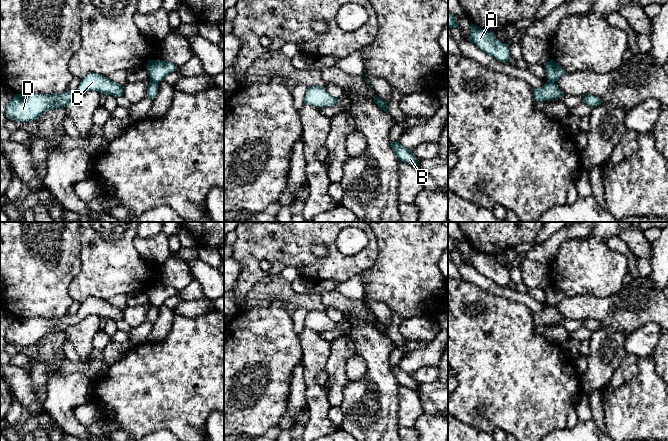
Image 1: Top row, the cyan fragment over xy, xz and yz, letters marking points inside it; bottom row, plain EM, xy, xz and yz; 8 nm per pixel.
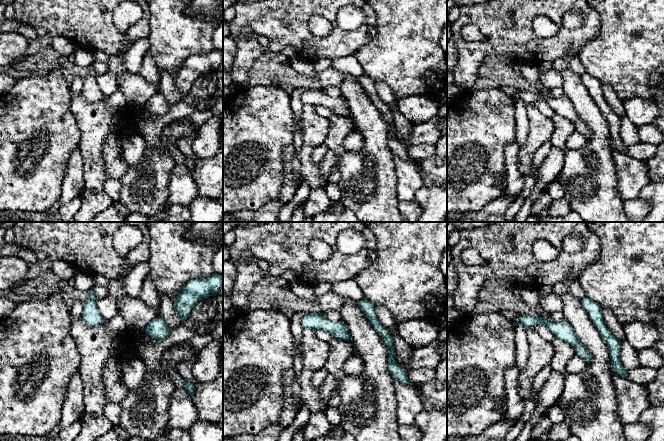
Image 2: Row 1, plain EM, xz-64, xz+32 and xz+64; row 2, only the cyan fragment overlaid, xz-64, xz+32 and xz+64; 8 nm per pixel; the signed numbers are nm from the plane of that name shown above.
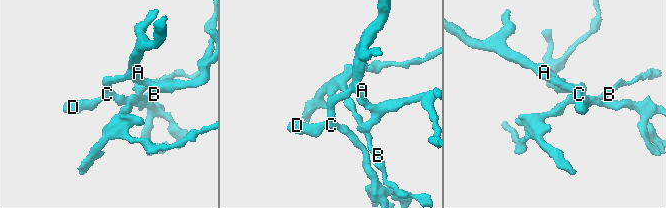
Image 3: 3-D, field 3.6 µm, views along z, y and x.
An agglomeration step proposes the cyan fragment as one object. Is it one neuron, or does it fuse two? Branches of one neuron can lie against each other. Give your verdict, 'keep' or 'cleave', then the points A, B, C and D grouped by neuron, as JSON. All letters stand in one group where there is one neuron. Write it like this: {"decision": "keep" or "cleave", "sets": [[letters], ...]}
{"decision": "cleave", "sets": [["A", "C", "D"], ["B"]]}

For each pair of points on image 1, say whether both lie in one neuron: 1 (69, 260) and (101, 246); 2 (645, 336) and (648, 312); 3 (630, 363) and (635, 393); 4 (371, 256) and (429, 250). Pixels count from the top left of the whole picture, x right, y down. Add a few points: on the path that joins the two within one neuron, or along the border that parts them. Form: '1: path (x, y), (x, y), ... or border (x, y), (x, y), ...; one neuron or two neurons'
1: border (79, 232), (80, 270), (73, 279); two neurons
2: border (657, 324), (647, 322), (629, 334); two neurons
3: border (641, 357), (638, 361), (638, 374), (613, 390); two neurons
4: border (374, 232), (377, 258), (366, 269); two neurons

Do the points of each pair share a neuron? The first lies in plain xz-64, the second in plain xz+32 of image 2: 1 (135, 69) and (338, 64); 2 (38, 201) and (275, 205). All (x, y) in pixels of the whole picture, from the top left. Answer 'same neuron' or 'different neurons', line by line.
1: same neuron
2: different neurons

